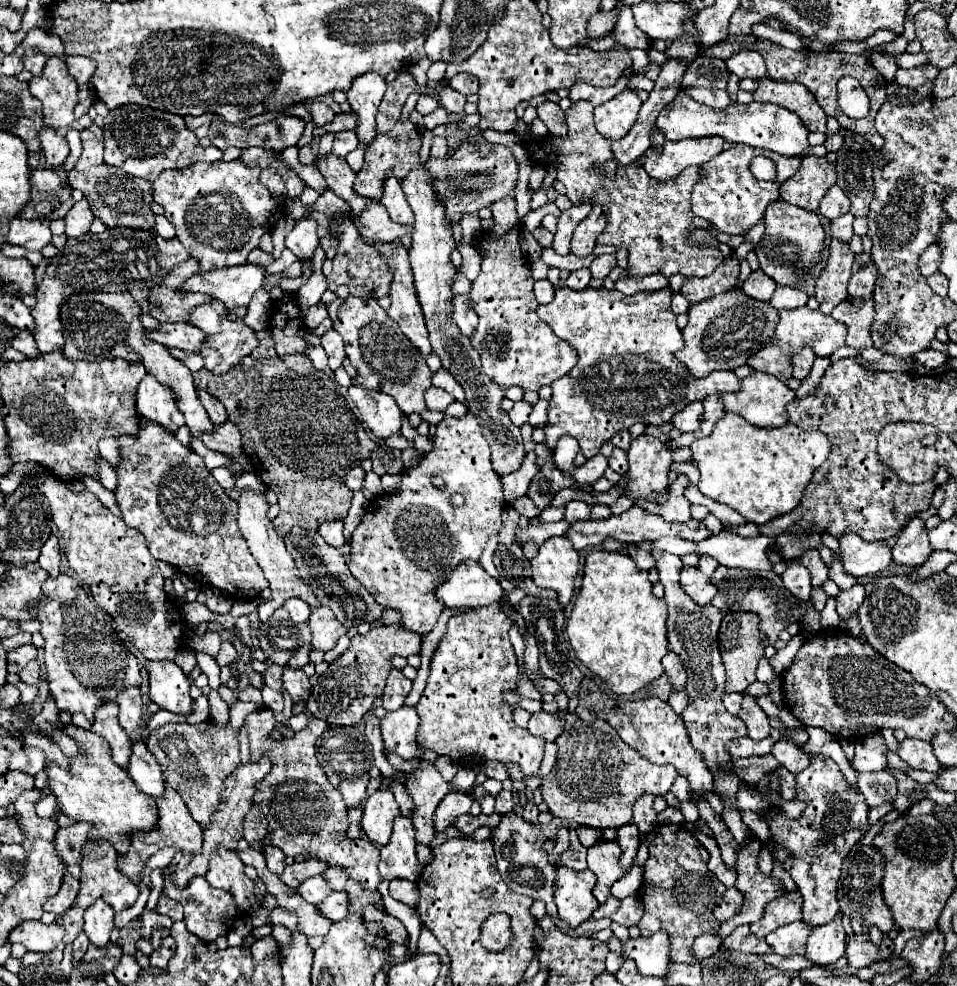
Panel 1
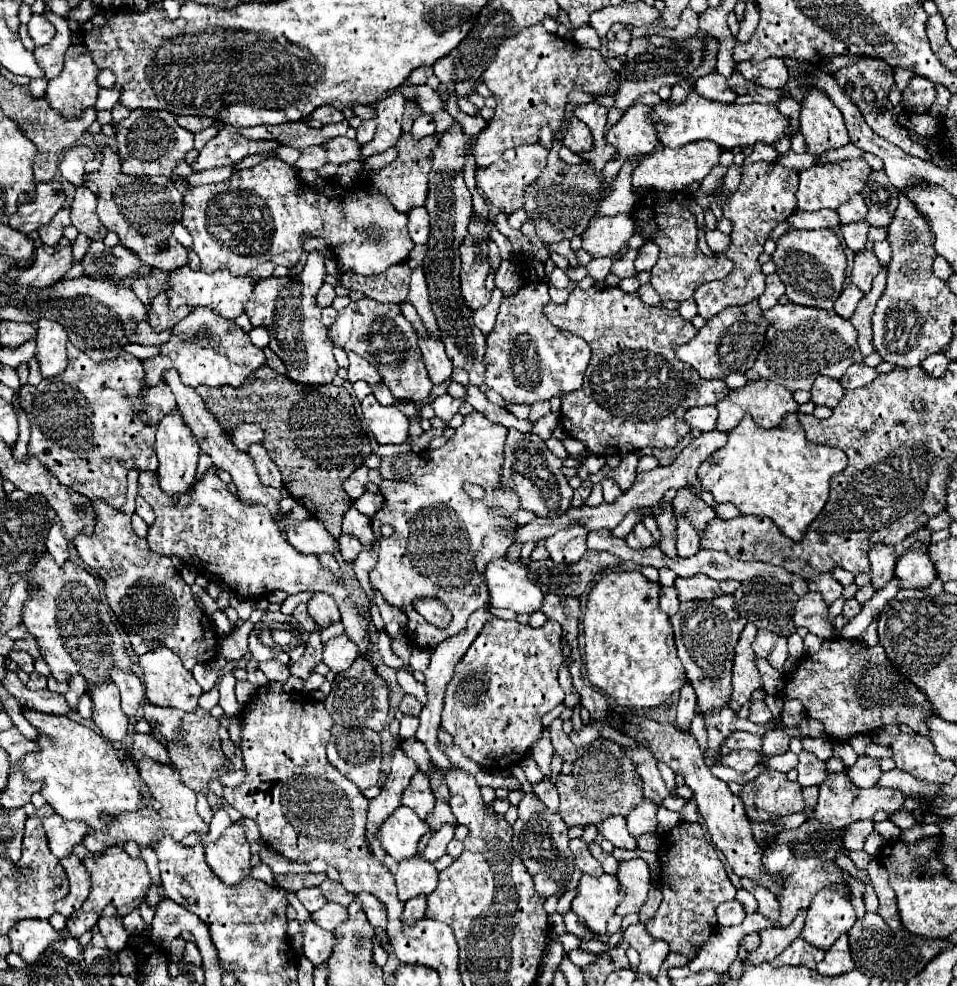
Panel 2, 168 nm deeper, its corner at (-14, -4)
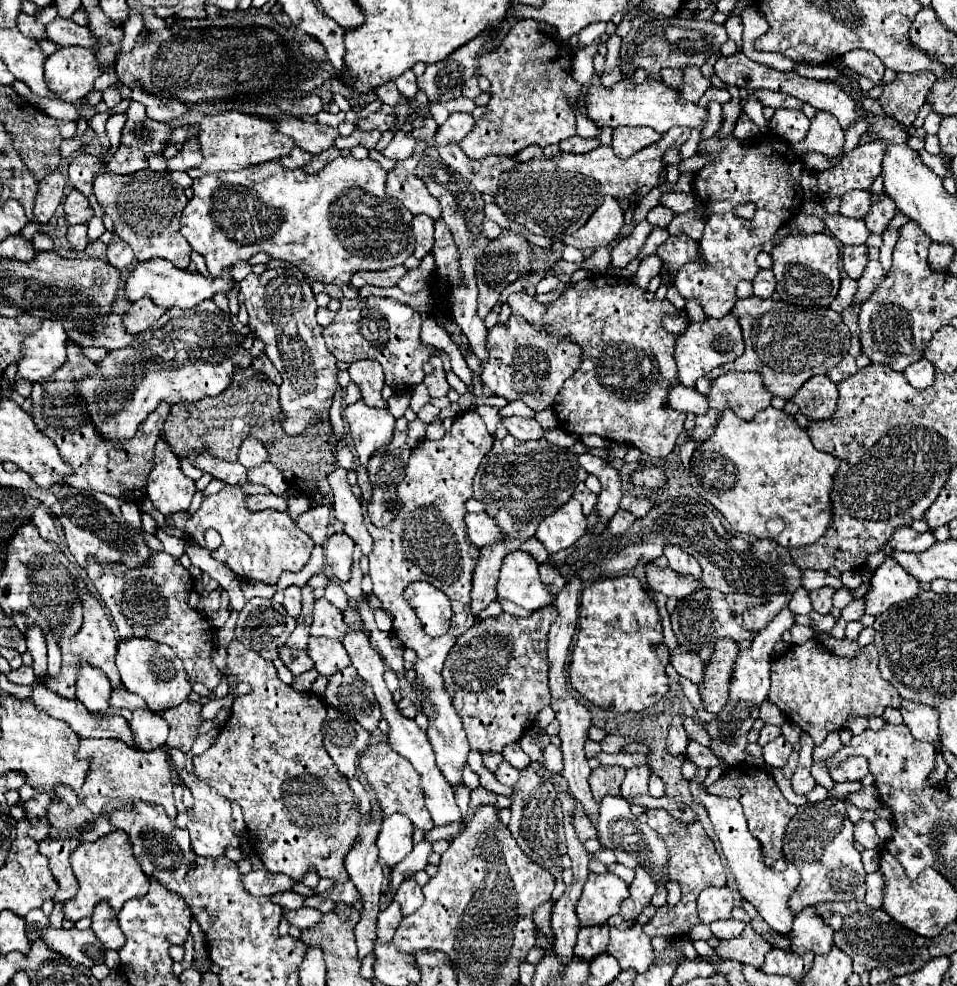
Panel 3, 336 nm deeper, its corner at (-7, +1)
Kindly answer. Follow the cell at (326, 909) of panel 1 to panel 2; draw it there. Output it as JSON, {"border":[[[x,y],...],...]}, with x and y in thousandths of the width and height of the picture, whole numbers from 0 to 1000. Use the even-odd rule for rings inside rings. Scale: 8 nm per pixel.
{"border":[[[343,915],[336,923],[326,927],[326,933],[332,935],[332,939],[336,939],[339,943],[349,943],[349,939],[353,939],[362,933],[362,921],[353,919],[349,915]]]}

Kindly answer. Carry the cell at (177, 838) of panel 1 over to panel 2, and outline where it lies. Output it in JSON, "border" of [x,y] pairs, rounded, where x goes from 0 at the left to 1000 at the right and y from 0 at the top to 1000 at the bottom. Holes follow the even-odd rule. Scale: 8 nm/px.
{"border":[[[150,769],[144,777],[146,781],[146,787],[148,791],[153,793],[153,797],[157,799],[159,807],[163,811],[167,811],[169,815],[169,822],[167,824],[161,824],[161,822],[155,822],[155,819],[148,819],[144,824],[130,824],[125,826],[123,830],[119,830],[119,834],[115,834],[115,838],[111,842],[96,842],[92,844],[88,856],[94,864],[98,866],[104,866],[107,860],[113,860],[113,858],[130,858],[132,854],[142,854],[144,858],[155,858],[159,860],[161,854],[167,854],[169,850],[178,848],[182,850],[184,854],[188,854],[190,850],[194,850],[196,846],[201,844],[209,844],[209,846],[215,846],[217,844],[217,836],[207,828],[205,824],[205,805],[192,797],[186,789],[186,781],[182,781],[182,777],[178,775],[163,775],[155,769]]]}

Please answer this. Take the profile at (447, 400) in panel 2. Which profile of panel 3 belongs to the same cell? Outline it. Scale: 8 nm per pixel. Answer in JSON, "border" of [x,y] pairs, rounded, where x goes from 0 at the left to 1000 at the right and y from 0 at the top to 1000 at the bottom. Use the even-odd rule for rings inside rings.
{"border":[[[444,411],[444,413],[440,413],[438,417],[436,417],[436,423],[444,429],[444,431],[448,431],[448,429],[452,429],[452,427],[457,427],[459,425],[459,413],[455,413],[455,411]]]}

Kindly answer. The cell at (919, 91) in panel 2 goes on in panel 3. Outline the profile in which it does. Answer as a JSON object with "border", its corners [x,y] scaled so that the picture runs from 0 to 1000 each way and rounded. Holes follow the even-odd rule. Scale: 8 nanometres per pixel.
{"border":[[[973,72],[954,74],[954,76],[939,74],[933,84],[925,86],[923,96],[918,98],[923,113],[931,115],[931,119],[950,129],[956,123],[964,102],[969,100],[969,94],[977,84],[977,80],[979,78]]]}

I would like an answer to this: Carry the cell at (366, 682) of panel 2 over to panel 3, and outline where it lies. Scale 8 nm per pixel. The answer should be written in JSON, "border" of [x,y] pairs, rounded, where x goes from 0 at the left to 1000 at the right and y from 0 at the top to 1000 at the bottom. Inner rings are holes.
{"border":[[[361,676],[358,681],[350,683],[344,687],[344,693],[342,693],[342,699],[340,699],[340,707],[342,707],[342,713],[352,717],[356,723],[361,725],[367,725],[367,727],[373,727],[373,731],[377,733],[379,739],[383,739],[386,743],[390,743],[394,739],[394,733],[398,731],[398,721],[396,721],[396,715],[390,707],[390,699],[388,695],[383,695],[383,691],[379,691],[373,683],[371,683],[371,676]]]}

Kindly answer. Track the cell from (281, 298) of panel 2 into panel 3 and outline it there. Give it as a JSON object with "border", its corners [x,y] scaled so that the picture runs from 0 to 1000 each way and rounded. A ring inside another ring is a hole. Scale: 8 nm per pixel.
{"border":[[[287,273],[275,275],[273,279],[260,277],[254,285],[250,285],[250,295],[256,299],[256,311],[260,315],[260,332],[266,338],[269,344],[277,348],[277,360],[283,364],[283,368],[289,372],[289,376],[296,382],[294,399],[292,399],[292,411],[294,411],[294,433],[300,441],[317,441],[319,435],[325,431],[331,431],[335,427],[344,425],[344,415],[348,409],[348,401],[354,392],[352,388],[352,364],[348,358],[340,352],[338,346],[338,332],[331,328],[331,307],[329,299],[325,295],[323,285],[312,275],[306,285],[287,285]]]}

